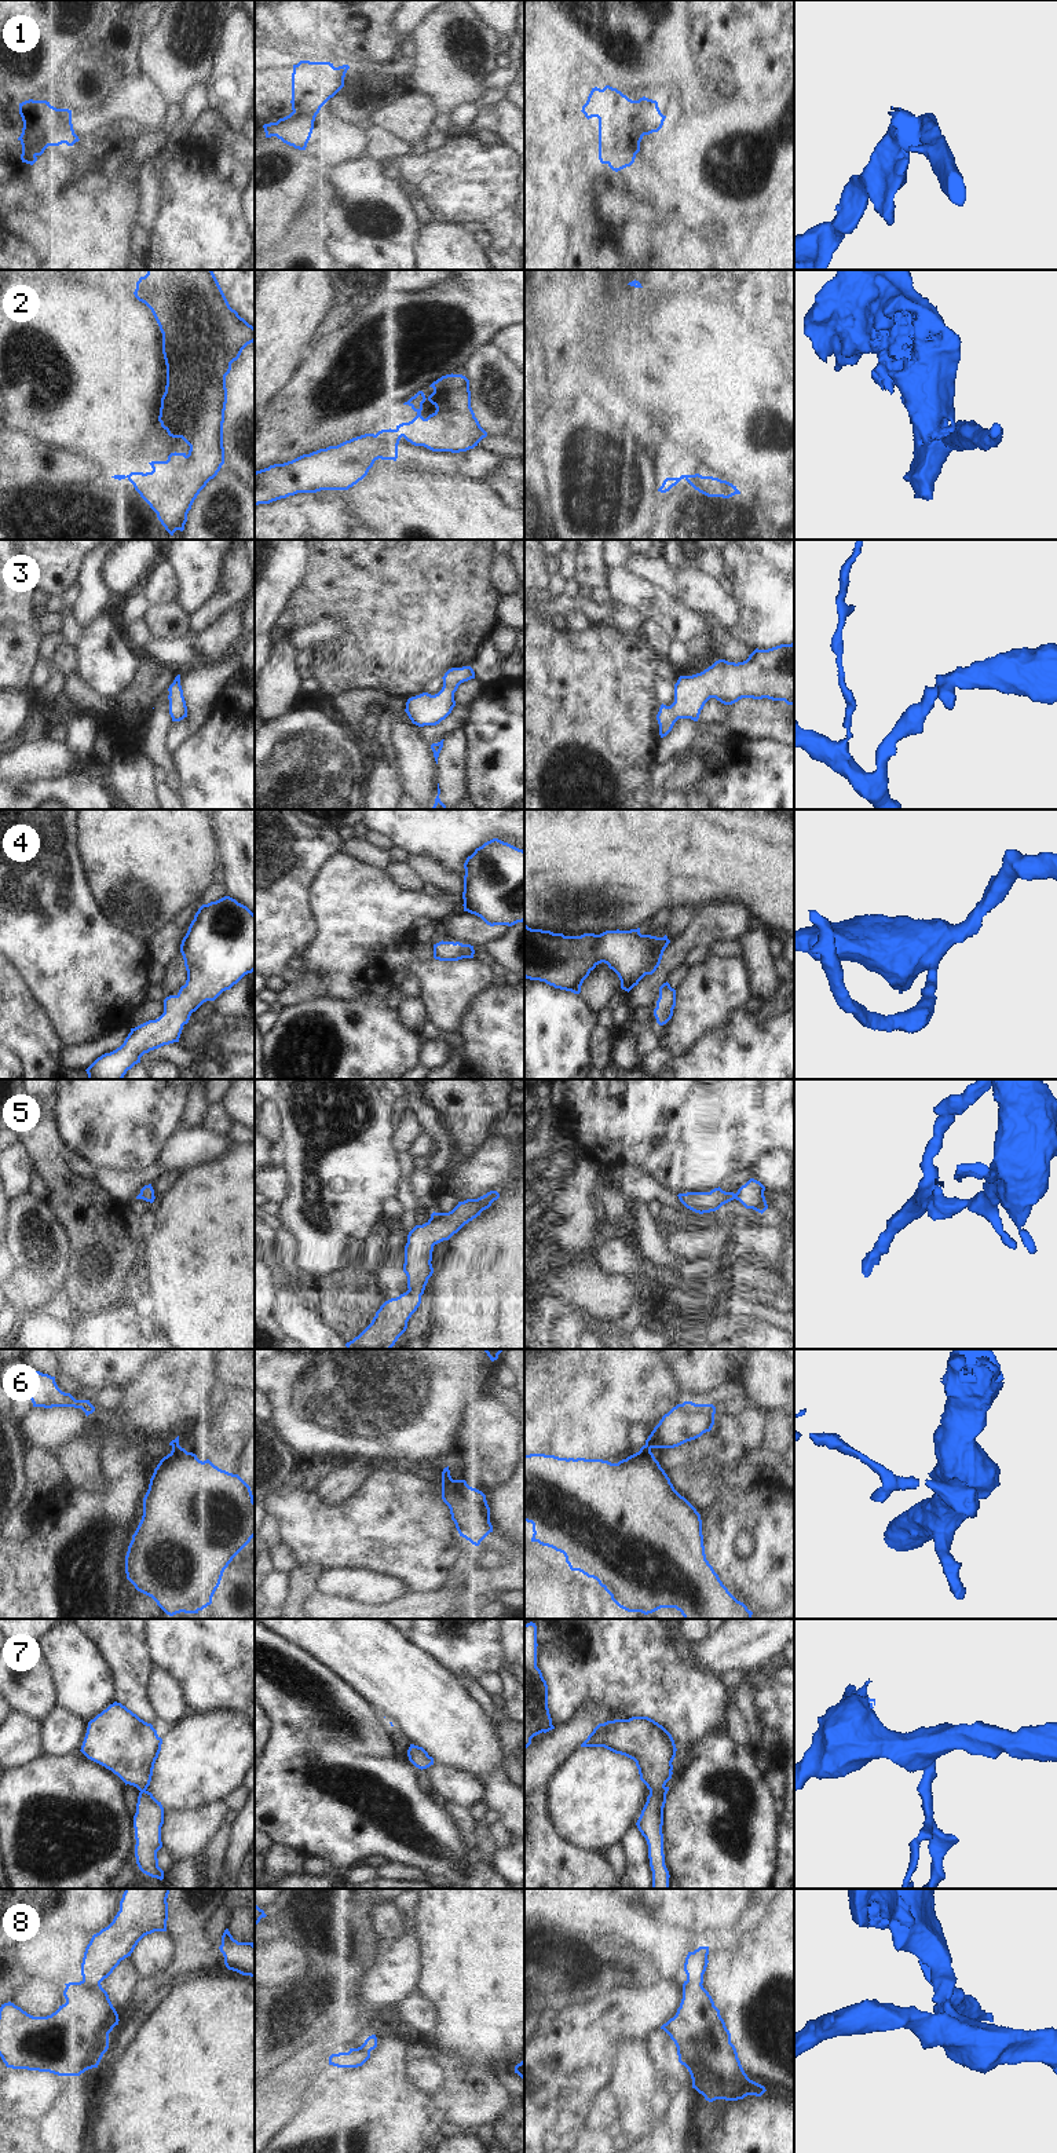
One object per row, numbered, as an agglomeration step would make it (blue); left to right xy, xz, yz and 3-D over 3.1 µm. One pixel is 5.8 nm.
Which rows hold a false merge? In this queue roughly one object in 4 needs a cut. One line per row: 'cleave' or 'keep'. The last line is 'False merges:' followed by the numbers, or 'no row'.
1: cleave
2: cleave
3: keep
4: keep
5: keep
6: cleave
7: keep
8: keep
False merges: 1, 2, 6

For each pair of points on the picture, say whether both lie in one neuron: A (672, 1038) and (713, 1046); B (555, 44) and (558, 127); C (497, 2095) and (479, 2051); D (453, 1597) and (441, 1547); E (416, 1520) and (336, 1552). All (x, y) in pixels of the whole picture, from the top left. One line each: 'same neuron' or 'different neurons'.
A: different neurons
B: same neuron
C: different neurons
D: different neurons
E: same neuron

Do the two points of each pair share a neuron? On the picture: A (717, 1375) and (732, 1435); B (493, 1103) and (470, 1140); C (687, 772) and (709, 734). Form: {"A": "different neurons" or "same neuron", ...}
{"A": "different neurons", "B": "same neuron", "C": "same neuron"}

